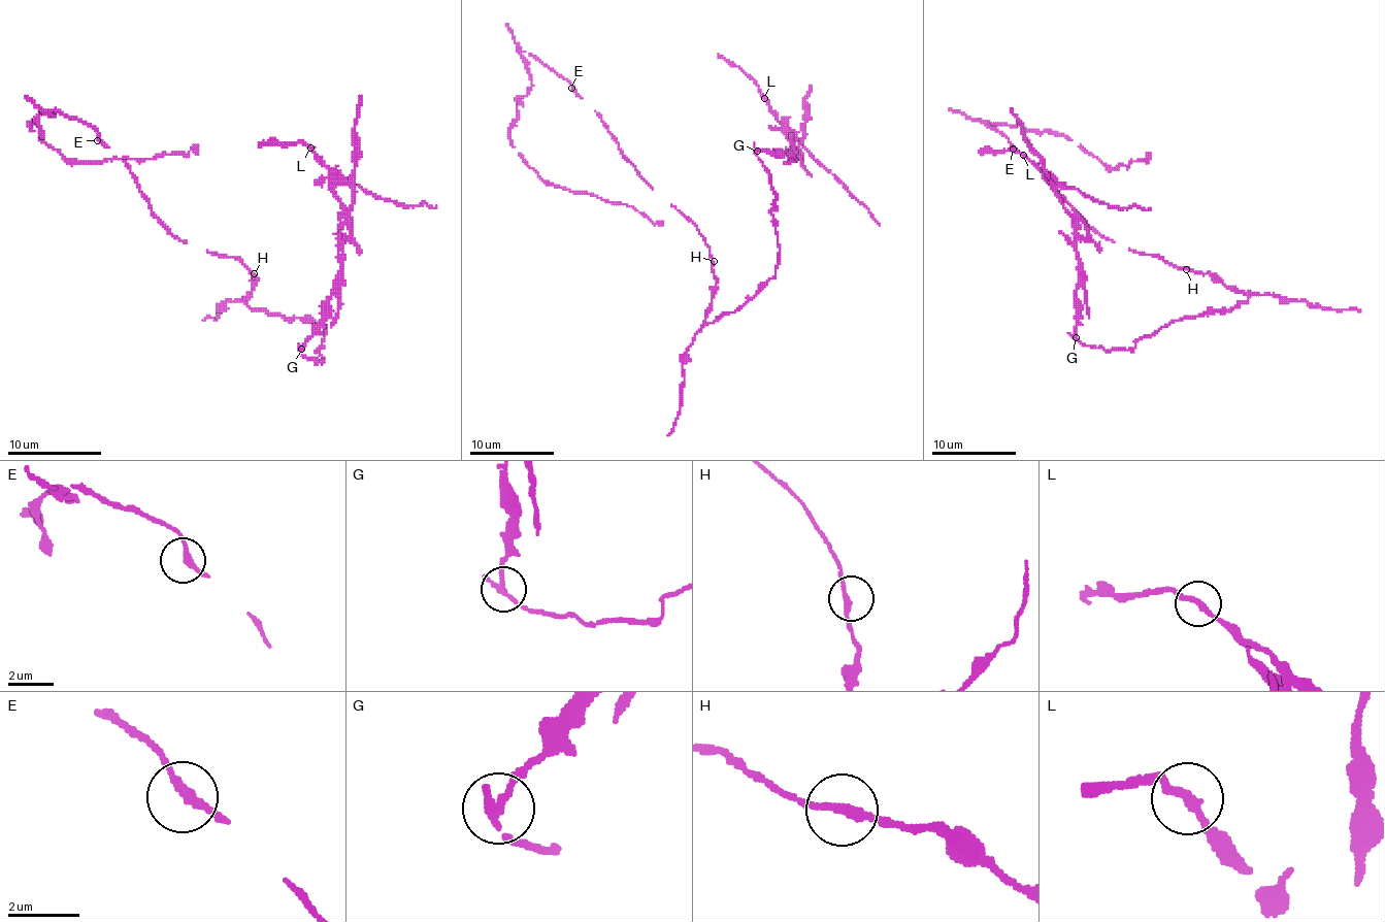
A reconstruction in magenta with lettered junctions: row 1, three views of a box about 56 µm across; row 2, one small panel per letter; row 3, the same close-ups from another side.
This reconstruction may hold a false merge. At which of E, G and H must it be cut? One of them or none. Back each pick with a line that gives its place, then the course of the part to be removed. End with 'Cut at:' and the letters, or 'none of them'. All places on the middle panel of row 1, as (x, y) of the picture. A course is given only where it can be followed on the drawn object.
G: (757, 151) | (756, 151), (792, 153), (802, 138), (802, 132), (796, 134), (804, 149), (879, 225)
Cut at: G

